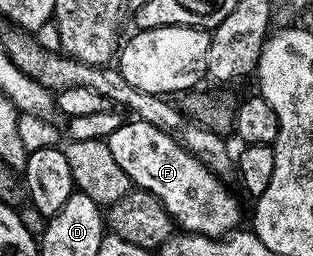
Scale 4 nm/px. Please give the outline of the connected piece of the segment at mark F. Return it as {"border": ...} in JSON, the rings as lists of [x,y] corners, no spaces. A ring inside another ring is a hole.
{"border":[[[124,121],[107,140],[109,153],[125,169],[136,188],[157,197],[171,215],[176,228],[214,239],[231,234],[240,226],[239,199],[200,159],[184,149],[169,133],[142,121]]]}

